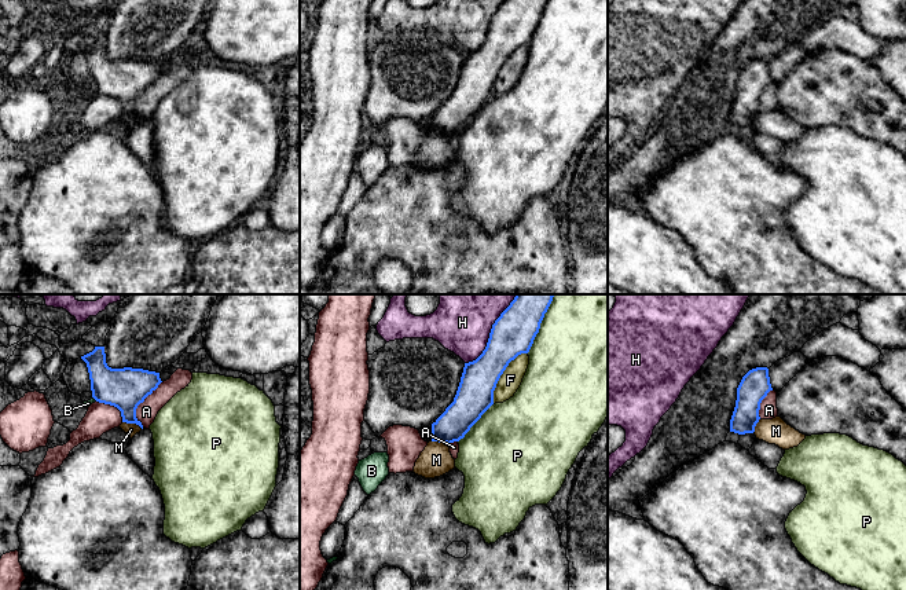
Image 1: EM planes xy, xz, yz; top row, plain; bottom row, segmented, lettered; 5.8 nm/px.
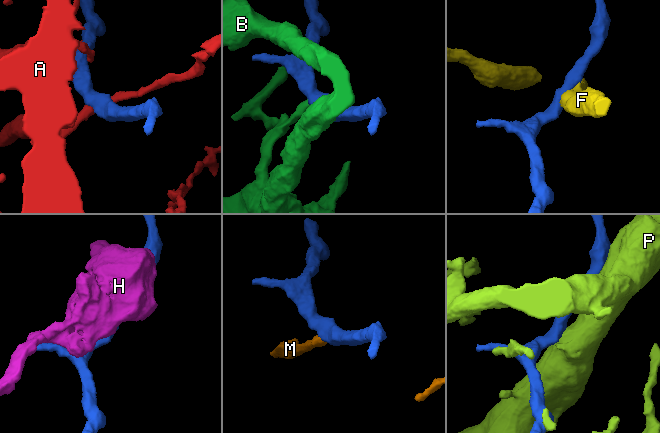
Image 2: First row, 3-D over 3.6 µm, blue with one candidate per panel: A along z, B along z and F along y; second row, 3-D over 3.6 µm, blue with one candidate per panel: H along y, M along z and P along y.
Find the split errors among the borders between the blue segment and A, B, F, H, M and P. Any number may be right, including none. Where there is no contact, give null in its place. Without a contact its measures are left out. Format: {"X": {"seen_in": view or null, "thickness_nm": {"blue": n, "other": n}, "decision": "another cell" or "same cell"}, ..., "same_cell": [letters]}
{"A": {"seen_in": "xy", "thickness_nm": {"blue": 240, "other": 120}, "decision": "another cell"}, "B": {"seen_in": "xy", "thickness_nm": {"blue": 240, "other": 40}, "decision": "another cell"}, "F": {"seen_in": "xz", "thickness_nm": {"blue": 260, "other": 120}, "decision": "another cell"}, "H": {"seen_in": "xz", "thickness_nm": {"blue": 260, "other": 400}, "decision": "another cell"}, "M": {"seen_in": "xy", "thickness_nm": {"blue": 240, "other": 80}, "decision": "another cell"}, "P": {"seen_in": "xz", "thickness_nm": {"blue": 260, "other": 500}, "decision": "another cell"}, "same_cell": []}

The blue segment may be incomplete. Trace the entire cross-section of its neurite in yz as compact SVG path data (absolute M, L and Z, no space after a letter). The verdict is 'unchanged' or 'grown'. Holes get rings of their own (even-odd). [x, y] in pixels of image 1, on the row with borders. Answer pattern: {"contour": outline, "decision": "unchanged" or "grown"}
{"contour": "M767 367L749 370L737 388L736 407L730 419L730 432L753 433L759 422L762 400L773 391Z", "decision": "unchanged"}

